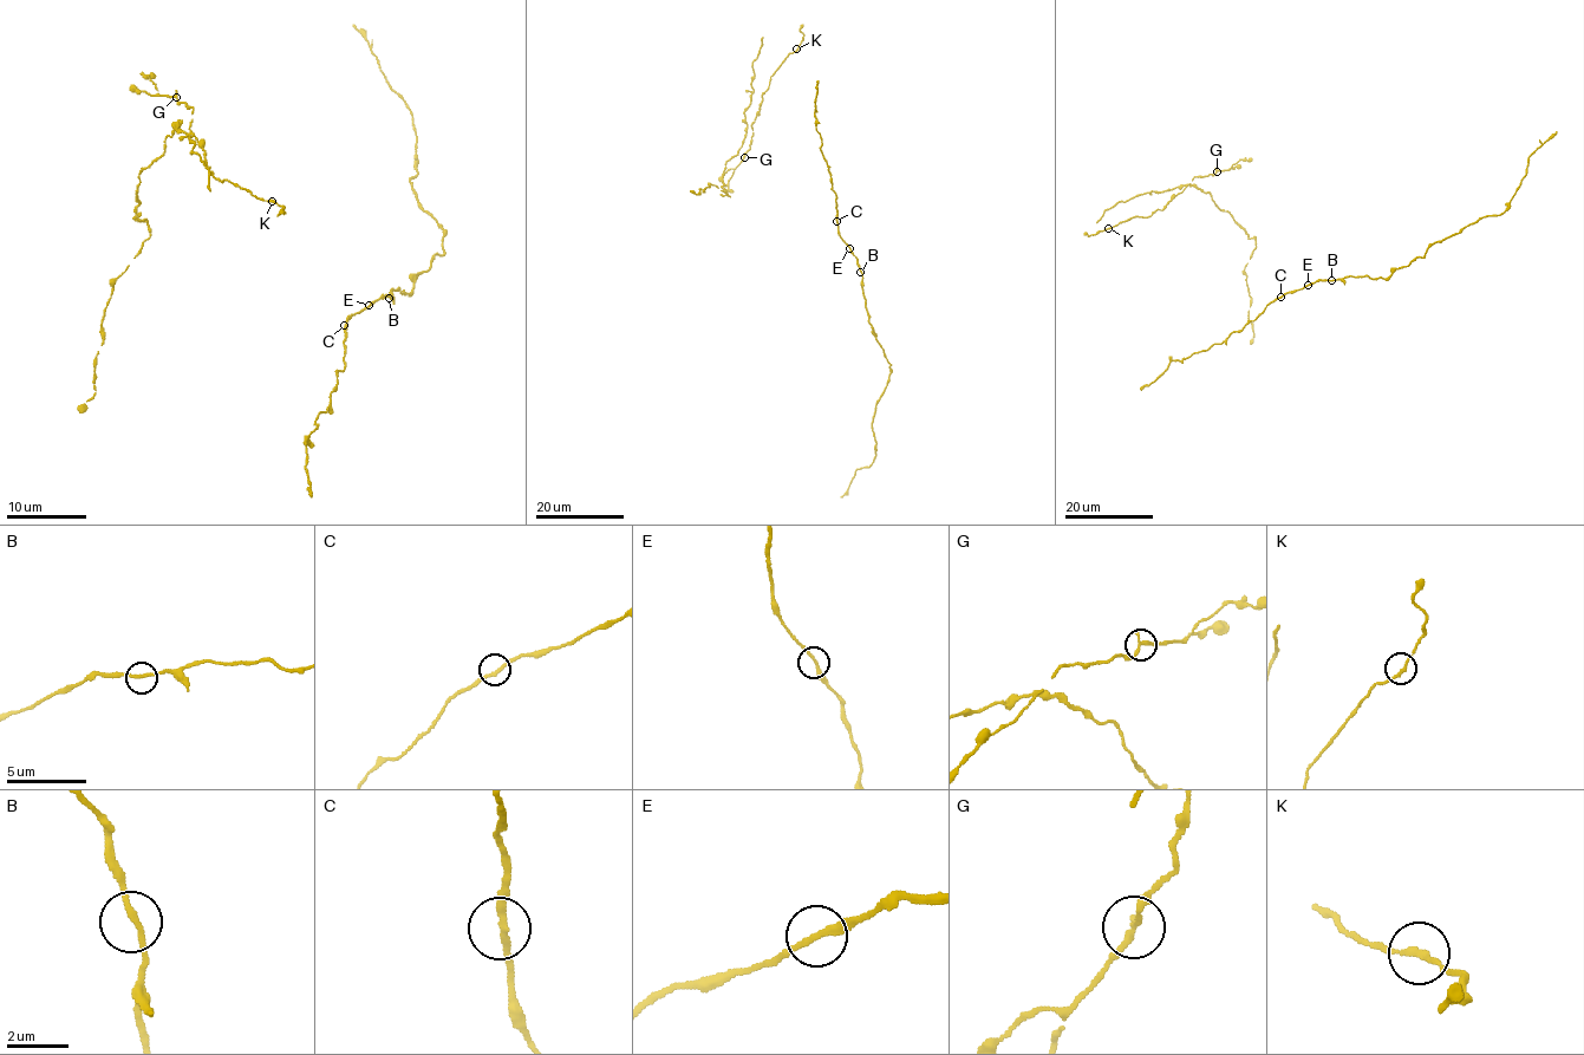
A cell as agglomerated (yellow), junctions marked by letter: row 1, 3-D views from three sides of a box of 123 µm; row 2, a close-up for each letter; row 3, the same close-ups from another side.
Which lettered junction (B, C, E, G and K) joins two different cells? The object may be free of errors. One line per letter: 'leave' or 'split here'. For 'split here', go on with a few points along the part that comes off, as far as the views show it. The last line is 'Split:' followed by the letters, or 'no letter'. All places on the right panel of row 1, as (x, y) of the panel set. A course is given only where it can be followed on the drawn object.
B: leave
C: leave
E: leave
G: leave
K: leave
Split: no letter

